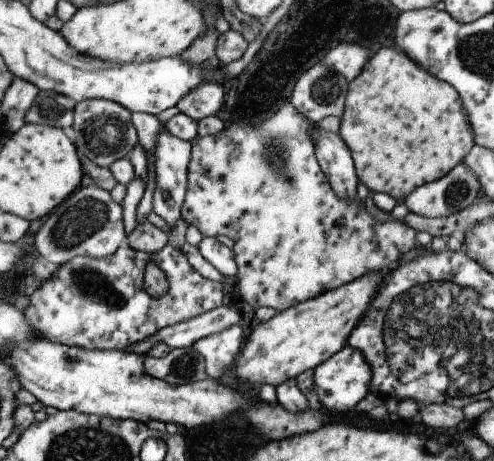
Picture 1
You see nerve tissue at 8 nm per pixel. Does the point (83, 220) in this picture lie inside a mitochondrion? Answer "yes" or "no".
yes

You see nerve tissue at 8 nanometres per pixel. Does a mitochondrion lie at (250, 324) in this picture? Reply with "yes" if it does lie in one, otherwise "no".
no

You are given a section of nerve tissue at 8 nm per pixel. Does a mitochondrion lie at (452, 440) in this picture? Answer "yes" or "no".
no

